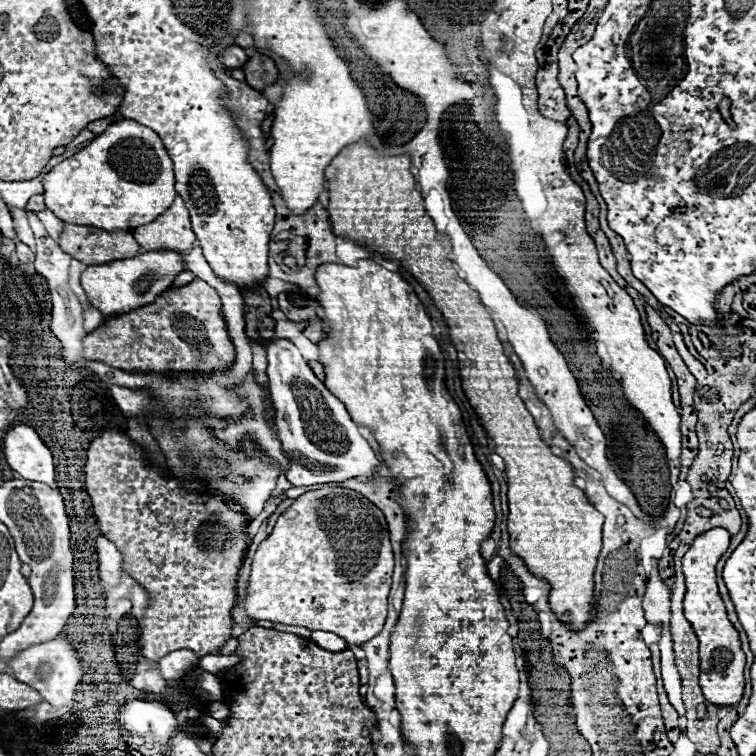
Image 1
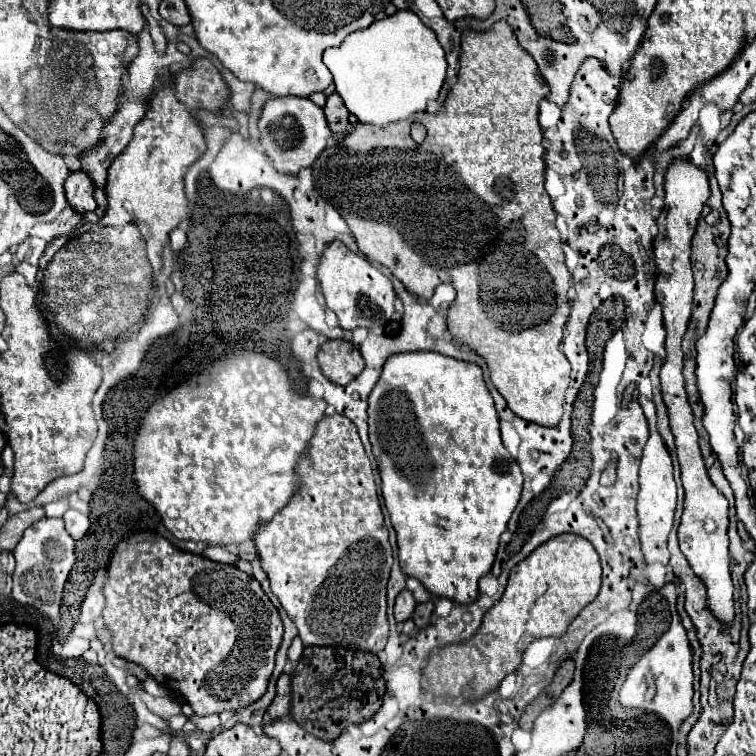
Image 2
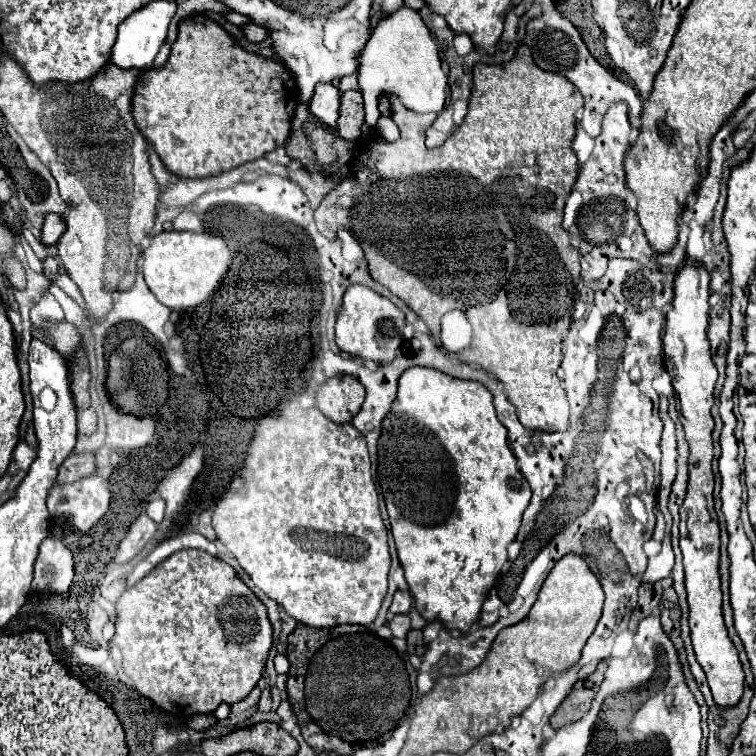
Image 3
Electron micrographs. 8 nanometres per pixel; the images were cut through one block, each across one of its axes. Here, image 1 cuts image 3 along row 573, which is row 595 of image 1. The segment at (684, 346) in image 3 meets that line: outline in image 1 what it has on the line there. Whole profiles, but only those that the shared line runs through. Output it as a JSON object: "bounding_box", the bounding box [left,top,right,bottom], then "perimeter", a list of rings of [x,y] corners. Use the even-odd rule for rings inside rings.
{"bounding_box":[682,528,746,706],"perimeter":[[[712,528],[694,538],[690,550],[682,558],[682,572],[686,578],[686,596],[684,596],[684,614],[692,624],[700,640],[700,686],[704,696],[716,706],[732,706],[742,700],[744,692],[744,664],[746,656],[740,648],[740,638],[736,628],[726,618],[724,602],[716,586],[716,562],[728,550],[730,532],[724,528]]]}

